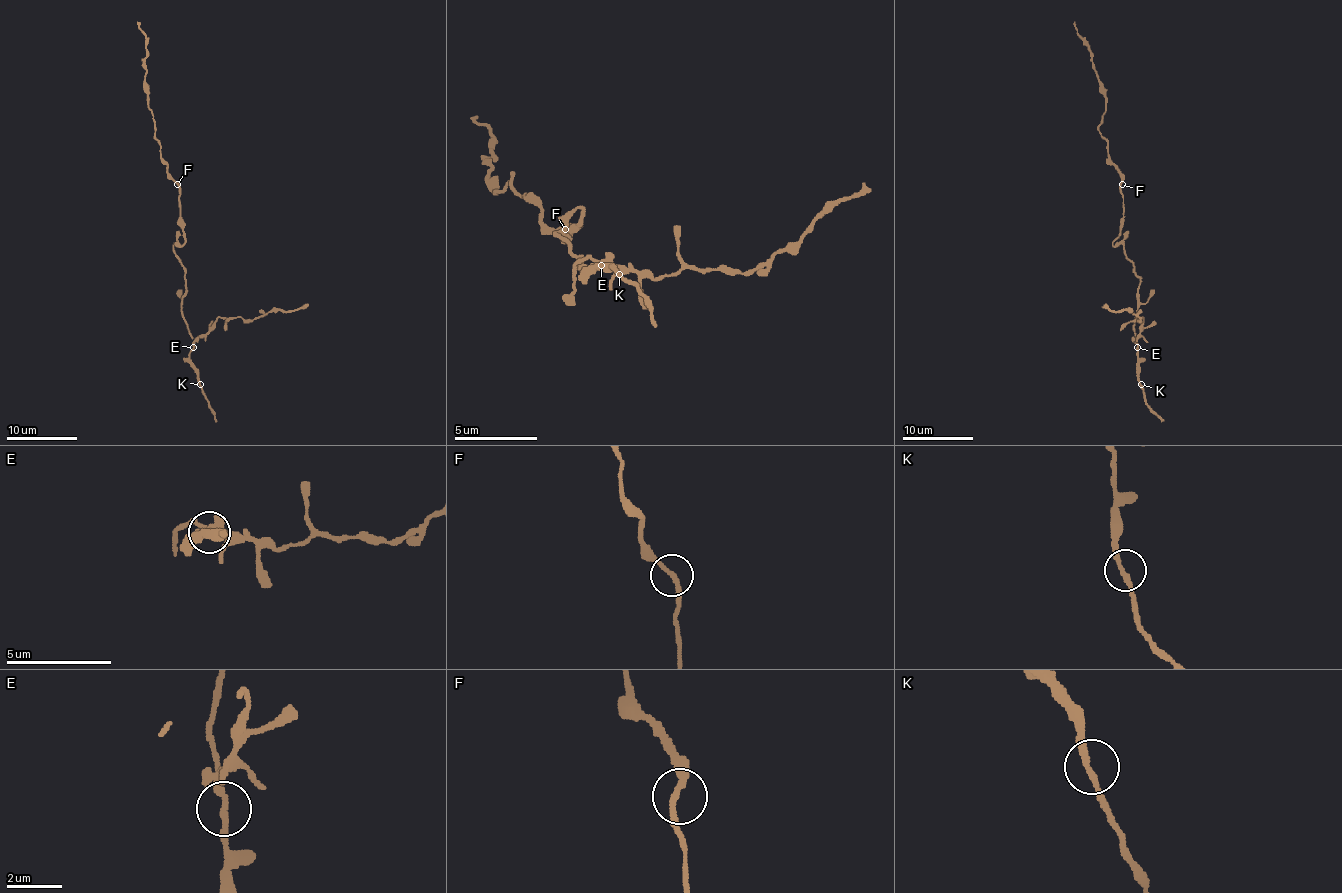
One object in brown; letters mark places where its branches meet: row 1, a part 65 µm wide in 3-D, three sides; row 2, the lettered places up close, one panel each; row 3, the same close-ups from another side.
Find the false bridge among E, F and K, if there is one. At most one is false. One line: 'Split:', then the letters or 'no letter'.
Split: E

